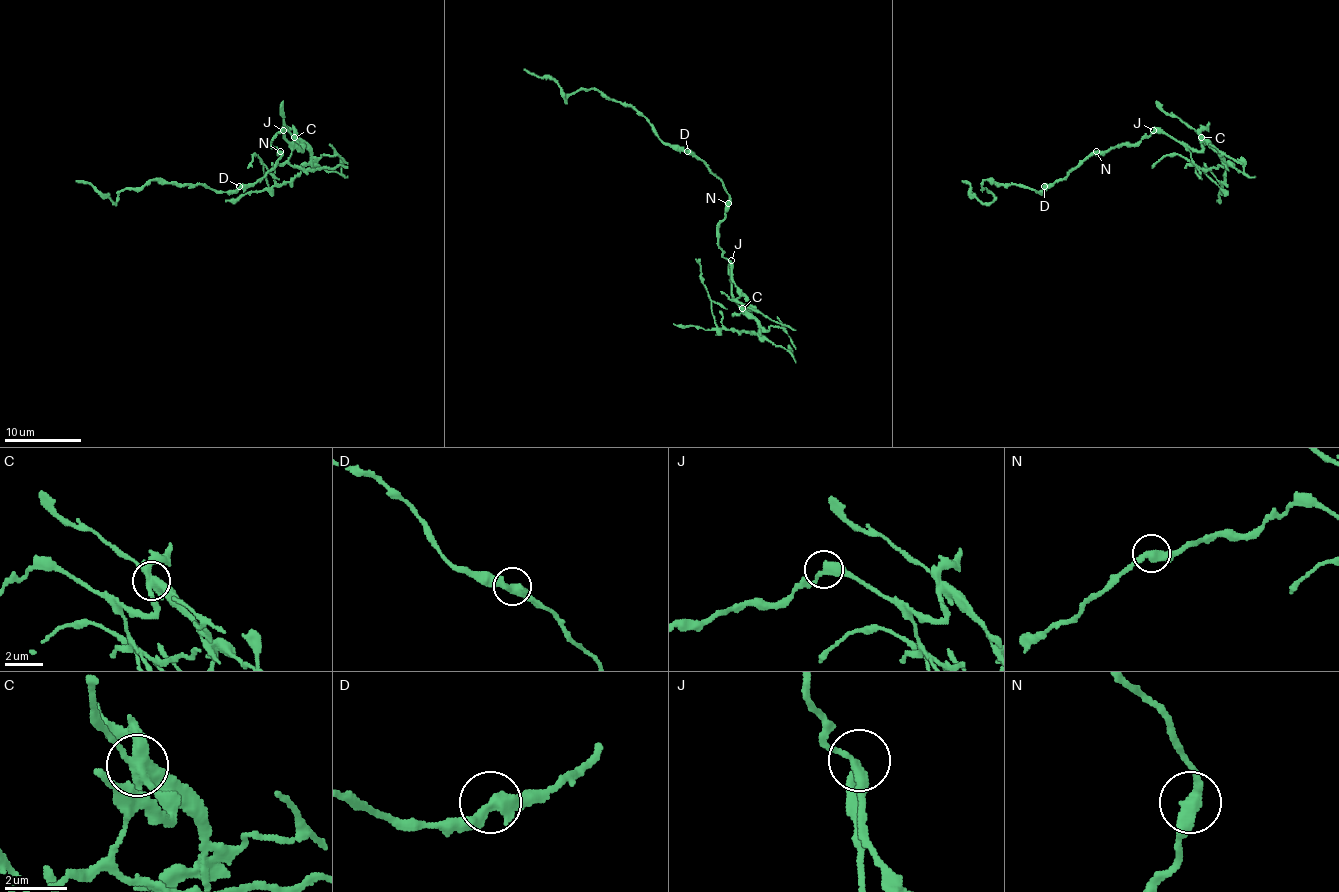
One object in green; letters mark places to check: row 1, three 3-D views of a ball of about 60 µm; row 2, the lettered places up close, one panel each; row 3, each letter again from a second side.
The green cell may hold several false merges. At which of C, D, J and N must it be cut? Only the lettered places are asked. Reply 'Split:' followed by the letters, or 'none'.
Split: C

